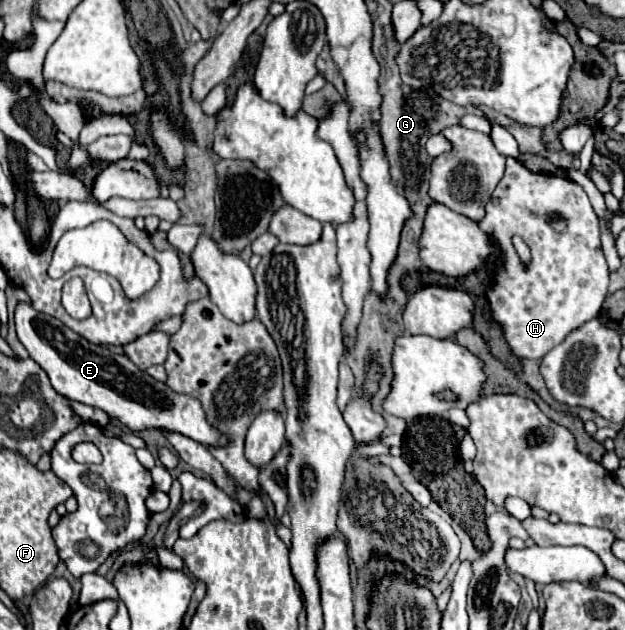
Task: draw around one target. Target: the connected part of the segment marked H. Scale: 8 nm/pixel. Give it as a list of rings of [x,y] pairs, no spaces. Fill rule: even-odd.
[[[507,158],[505,174],[485,204],[485,216],[477,224],[489,236],[489,242],[501,248],[501,254],[505,258],[503,264],[493,274],[493,280],[487,288],[487,300],[493,320],[501,326],[505,342],[519,360],[543,358],[549,350],[561,344],[573,330],[581,328],[585,322],[599,316],[601,304],[607,296],[609,268],[601,250],[597,214],[585,190],[577,182],[557,174],[531,172],[519,160]],[[555,218],[561,218],[567,224],[563,232],[557,232],[553,228]],[[513,234],[519,234],[531,250],[531,260],[527,264],[521,262],[511,244]]]

